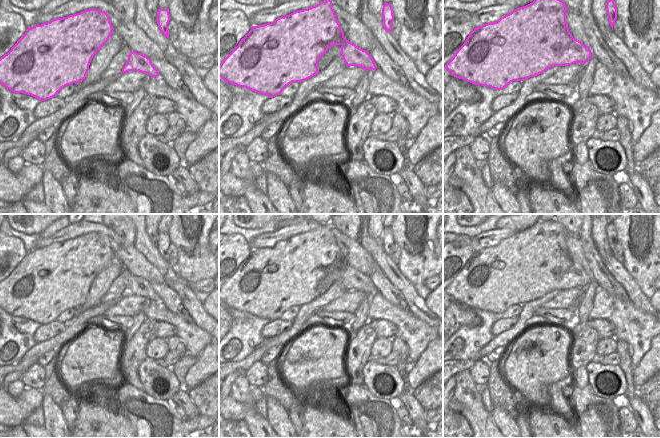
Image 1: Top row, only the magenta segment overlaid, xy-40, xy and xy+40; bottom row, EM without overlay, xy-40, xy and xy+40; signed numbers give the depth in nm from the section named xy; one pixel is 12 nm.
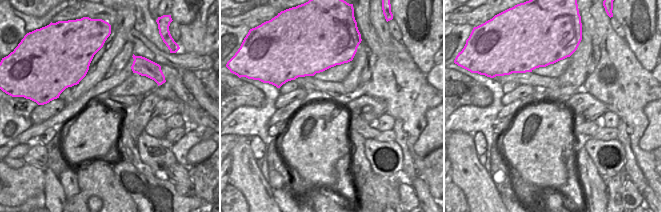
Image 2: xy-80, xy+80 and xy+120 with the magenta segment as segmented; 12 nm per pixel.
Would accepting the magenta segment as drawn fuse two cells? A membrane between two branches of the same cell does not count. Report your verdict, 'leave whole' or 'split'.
split

